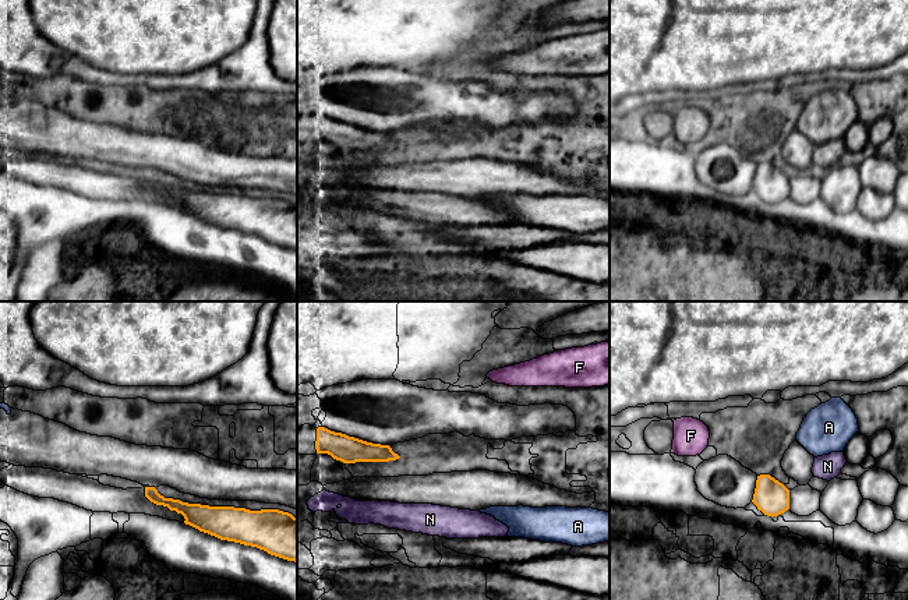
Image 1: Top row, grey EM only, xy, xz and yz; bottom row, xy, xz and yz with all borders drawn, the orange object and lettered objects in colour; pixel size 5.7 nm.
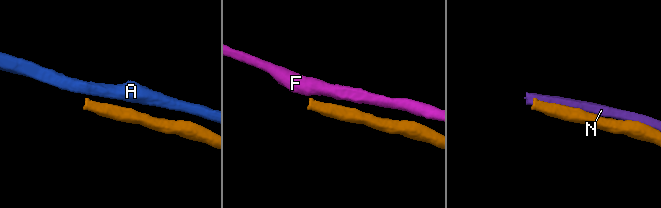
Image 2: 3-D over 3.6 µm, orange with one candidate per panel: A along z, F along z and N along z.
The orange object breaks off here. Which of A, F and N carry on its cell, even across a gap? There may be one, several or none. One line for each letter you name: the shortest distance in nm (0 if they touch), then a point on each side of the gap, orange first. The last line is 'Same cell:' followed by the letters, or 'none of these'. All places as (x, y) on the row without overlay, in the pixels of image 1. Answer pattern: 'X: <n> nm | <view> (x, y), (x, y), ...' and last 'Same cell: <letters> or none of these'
Same cell: none of these

